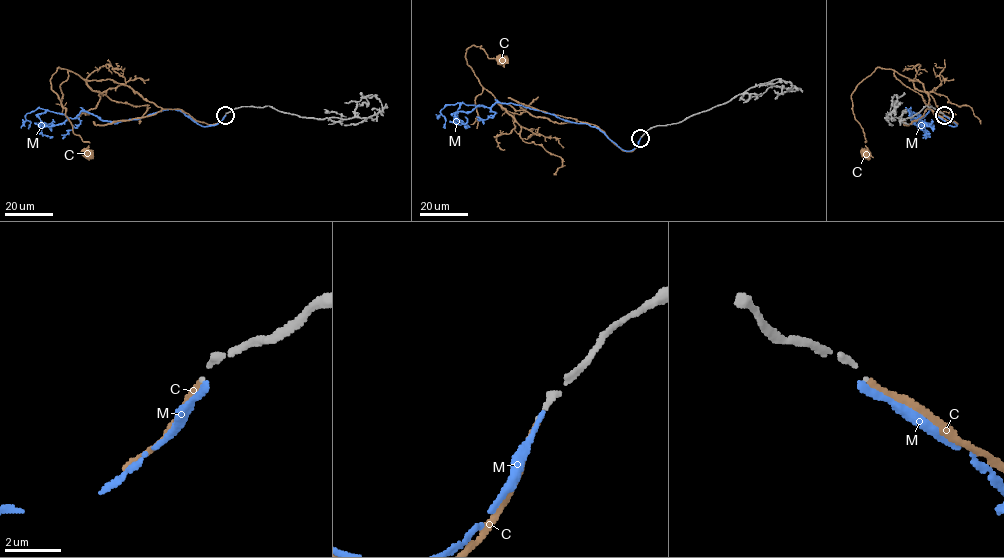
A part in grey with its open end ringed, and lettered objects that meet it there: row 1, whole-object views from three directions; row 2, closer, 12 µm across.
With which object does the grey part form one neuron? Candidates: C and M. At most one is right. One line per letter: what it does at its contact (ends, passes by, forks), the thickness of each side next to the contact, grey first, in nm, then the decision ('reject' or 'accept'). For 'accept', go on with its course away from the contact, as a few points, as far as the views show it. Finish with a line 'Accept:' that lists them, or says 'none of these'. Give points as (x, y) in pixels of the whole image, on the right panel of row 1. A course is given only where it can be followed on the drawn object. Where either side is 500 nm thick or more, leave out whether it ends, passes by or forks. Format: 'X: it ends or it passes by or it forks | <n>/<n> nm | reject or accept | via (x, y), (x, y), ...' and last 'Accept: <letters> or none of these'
C: it ends | 130/180 nm | accept | via (945, 114), (957, 123), (927, 108), (928, 94), (918, 80), (878, 67), (851, 95), (866, 141), (864, 152)
M: it ends | 130/200 nm | reject
Accept: C

